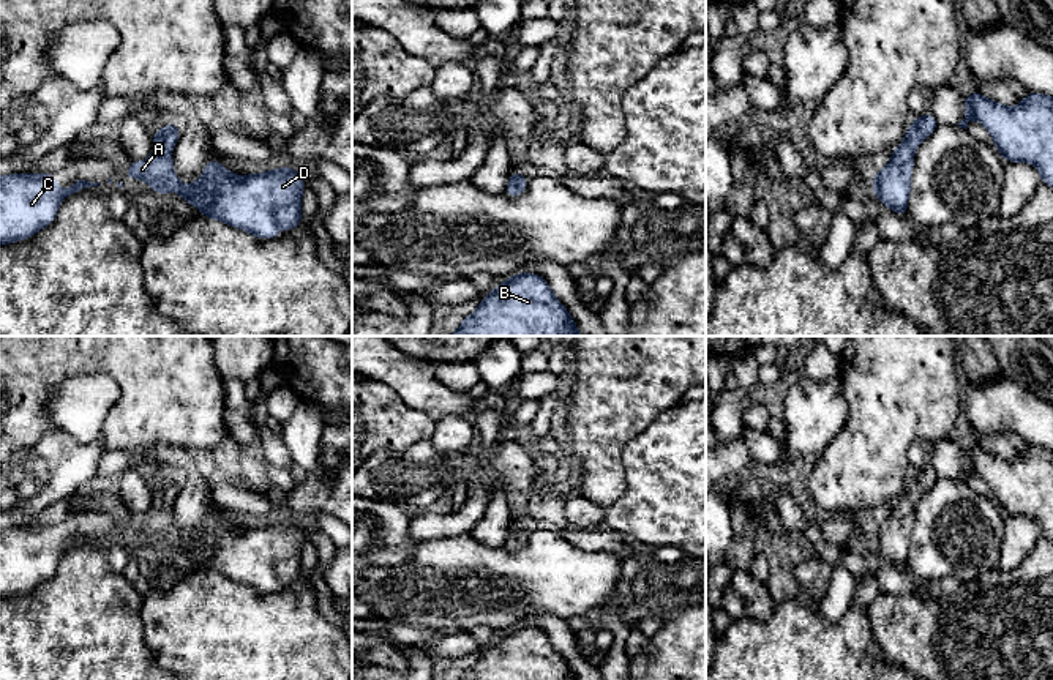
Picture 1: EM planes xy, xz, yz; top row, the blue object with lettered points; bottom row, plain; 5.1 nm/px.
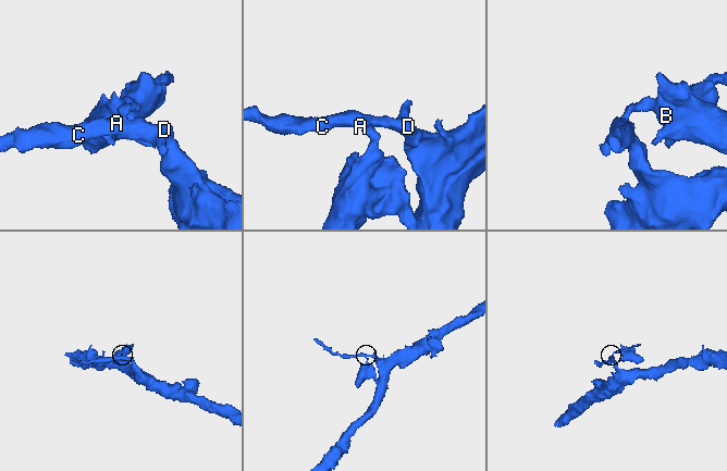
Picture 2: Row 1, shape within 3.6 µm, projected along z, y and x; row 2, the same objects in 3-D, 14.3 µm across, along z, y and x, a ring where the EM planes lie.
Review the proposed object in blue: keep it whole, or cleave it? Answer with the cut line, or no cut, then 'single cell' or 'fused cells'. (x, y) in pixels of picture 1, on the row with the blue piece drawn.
no cut; single cell

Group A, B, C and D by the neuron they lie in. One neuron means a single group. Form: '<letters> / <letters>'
A B C D

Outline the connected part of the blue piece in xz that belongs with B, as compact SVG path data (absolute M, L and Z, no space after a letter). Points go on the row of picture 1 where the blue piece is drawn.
M518 273L494 287L450 336L583 336L540 275Z

